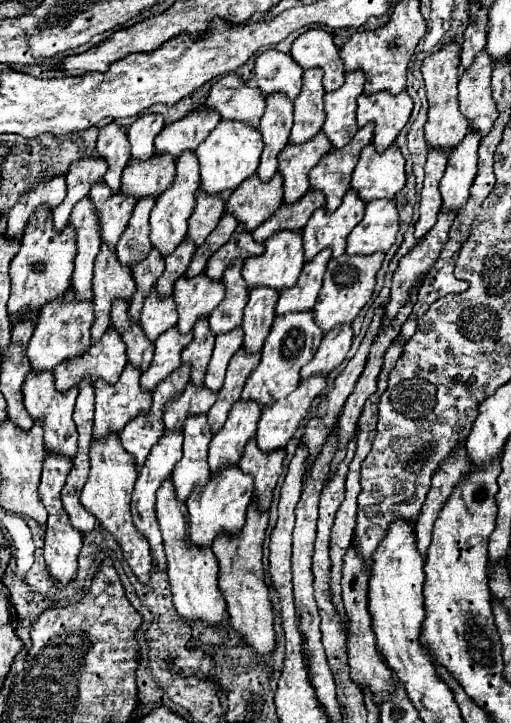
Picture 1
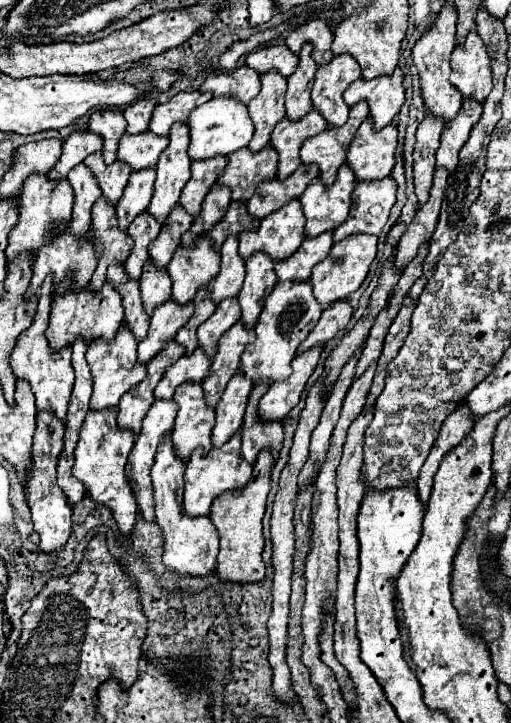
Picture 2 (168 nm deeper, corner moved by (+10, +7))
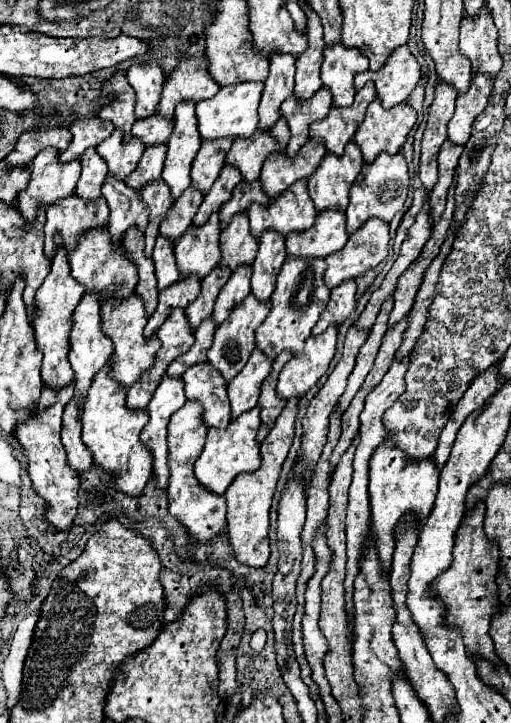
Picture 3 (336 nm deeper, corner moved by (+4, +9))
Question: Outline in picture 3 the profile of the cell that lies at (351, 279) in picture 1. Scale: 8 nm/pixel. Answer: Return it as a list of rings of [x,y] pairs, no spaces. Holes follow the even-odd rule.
[[[368,219],[364,227],[350,235],[342,251],[326,257],[326,287],[334,289],[344,281],[358,279],[374,269],[388,255],[388,241],[388,225],[380,219]]]

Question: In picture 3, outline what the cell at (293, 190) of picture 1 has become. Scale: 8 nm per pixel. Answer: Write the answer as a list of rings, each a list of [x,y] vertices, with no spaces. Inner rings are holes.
[[[324,87],[308,101],[298,101],[292,95],[282,103],[282,117],[288,121],[292,133],[286,149],[288,157],[294,157],[304,147],[304,143],[308,141],[310,125],[314,121],[322,121],[330,109],[332,109],[332,95]]]

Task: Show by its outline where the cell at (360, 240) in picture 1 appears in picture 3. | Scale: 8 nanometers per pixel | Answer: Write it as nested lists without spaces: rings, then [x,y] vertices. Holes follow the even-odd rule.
[[[378,155],[372,163],[366,163],[356,179],[356,187],[350,191],[350,205],[346,209],[346,233],[352,235],[358,227],[362,227],[368,219],[378,217],[384,223],[390,223],[392,217],[404,207],[408,193],[408,165],[404,155]]]

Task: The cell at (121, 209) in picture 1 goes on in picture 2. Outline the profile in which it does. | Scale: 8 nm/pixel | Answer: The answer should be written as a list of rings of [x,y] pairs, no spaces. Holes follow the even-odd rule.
[[[102,151],[86,157],[84,163],[92,169],[94,177],[98,179],[100,189],[102,189],[102,195],[104,195],[112,205],[116,205],[118,199],[120,199],[122,193],[124,193],[124,187],[126,187],[126,183],[128,183],[128,177],[130,177],[130,173],[132,173],[130,165],[126,165],[126,163],[122,163],[122,161],[114,161],[112,165],[106,165],[106,163],[104,163],[104,157],[102,157]]]

